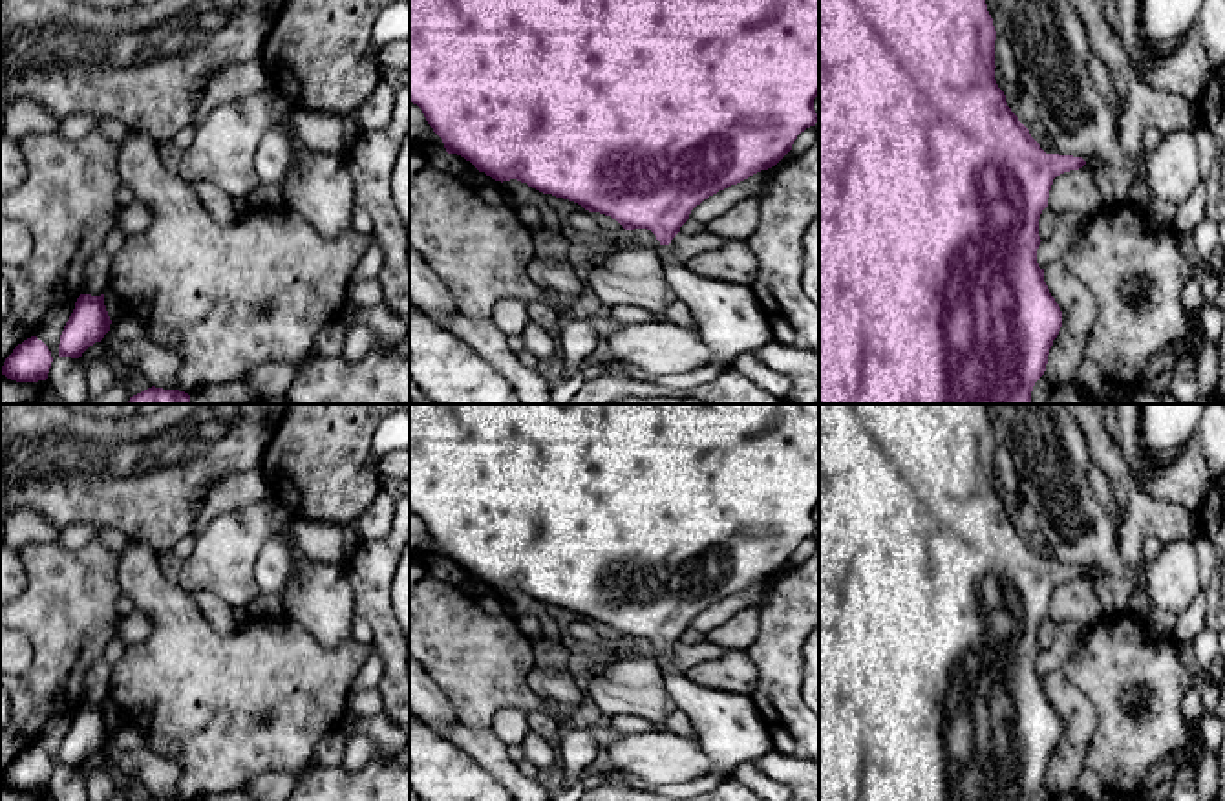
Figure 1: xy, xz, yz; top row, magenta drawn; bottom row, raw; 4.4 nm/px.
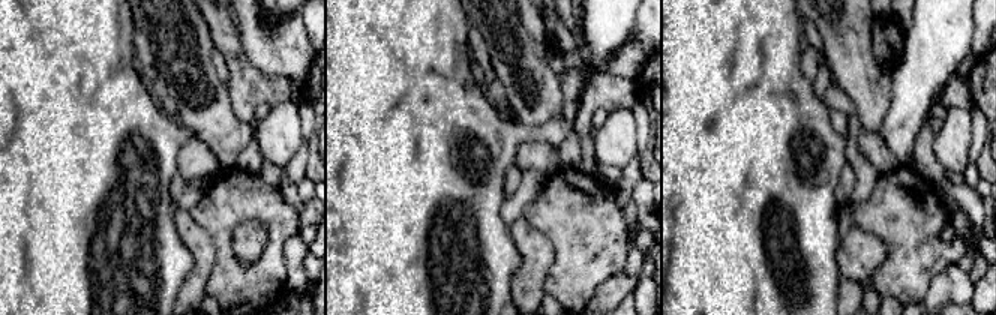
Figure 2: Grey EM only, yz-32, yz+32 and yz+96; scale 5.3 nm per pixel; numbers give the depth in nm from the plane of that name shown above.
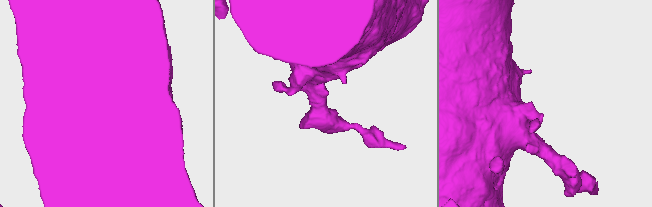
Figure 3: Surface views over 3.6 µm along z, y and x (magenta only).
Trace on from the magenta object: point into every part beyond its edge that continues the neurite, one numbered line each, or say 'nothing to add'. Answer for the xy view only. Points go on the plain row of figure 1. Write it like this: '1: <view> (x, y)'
nothing to add

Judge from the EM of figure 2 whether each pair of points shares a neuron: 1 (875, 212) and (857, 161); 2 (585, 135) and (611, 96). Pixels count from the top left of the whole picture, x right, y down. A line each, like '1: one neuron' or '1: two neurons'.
1: two neurons
2: one neuron

